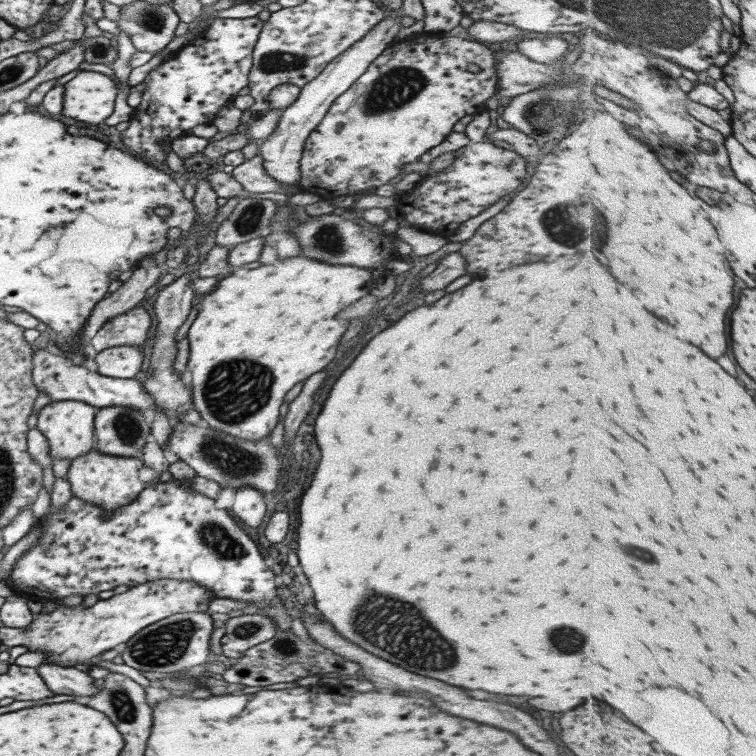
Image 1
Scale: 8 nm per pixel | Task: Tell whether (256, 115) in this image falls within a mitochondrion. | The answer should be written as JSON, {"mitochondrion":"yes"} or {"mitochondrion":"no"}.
{"mitochondrion":"no"}

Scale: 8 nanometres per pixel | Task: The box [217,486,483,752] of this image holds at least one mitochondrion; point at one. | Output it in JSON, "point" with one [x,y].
{"point":[419,644]}

